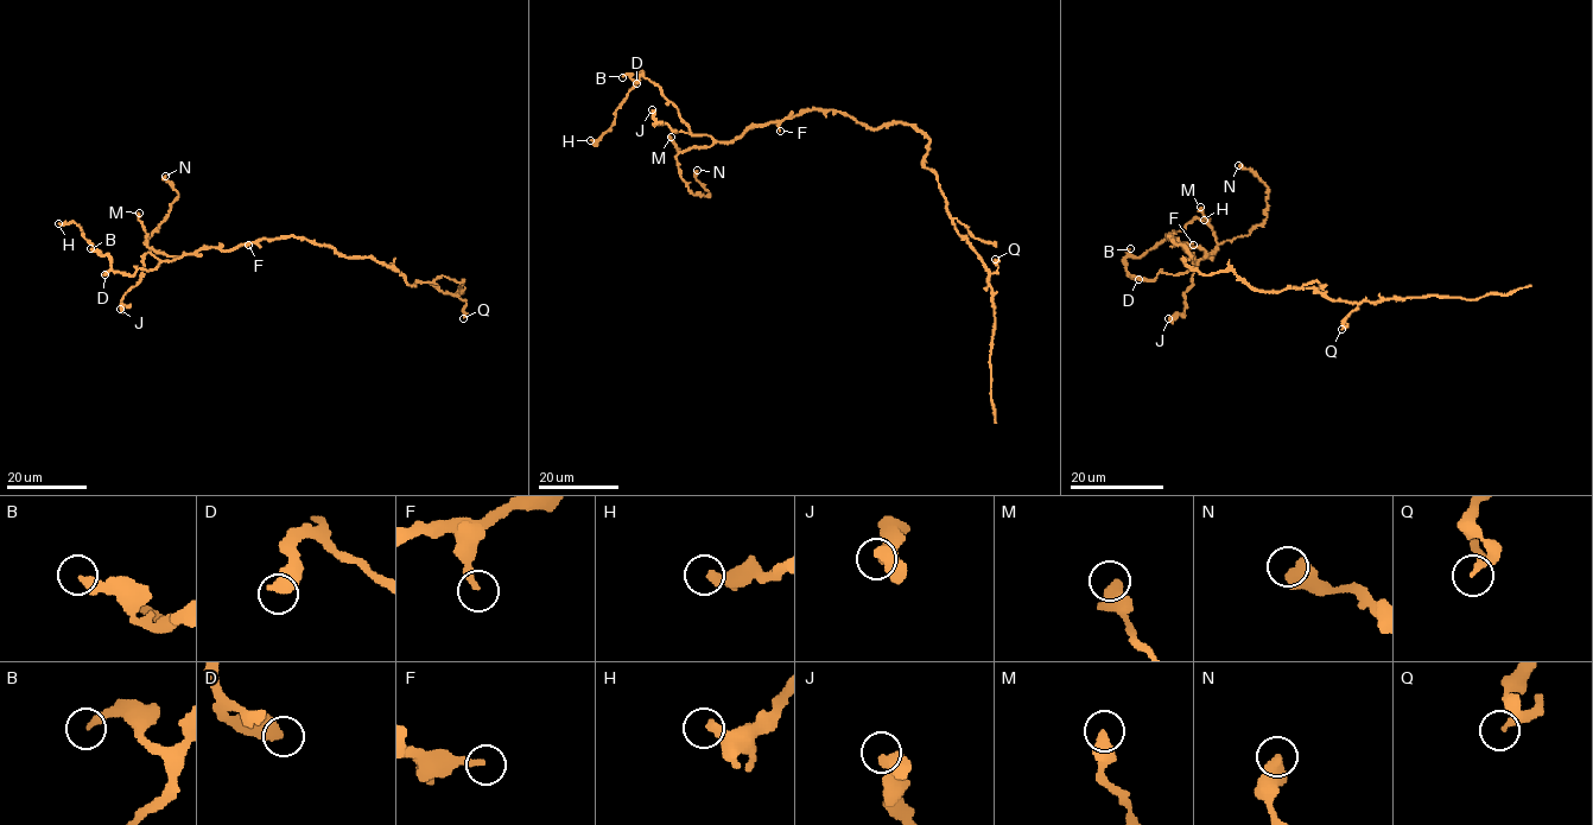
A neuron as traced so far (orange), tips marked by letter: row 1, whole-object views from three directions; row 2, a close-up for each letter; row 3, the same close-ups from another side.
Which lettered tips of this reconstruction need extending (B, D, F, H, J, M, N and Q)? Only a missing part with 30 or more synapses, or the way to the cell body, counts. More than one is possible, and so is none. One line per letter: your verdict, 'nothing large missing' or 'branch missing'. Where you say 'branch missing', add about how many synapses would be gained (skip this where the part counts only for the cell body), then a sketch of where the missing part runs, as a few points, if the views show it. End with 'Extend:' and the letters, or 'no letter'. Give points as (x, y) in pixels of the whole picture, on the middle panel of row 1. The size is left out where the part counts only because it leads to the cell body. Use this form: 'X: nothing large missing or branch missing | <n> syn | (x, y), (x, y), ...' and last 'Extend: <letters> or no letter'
B: nothing large missing
D: nothing large missing
F: nothing large missing
H: nothing large missing
J: nothing large missing
M: nothing large missing
N: nothing large missing
Q: nothing large missing
Extend: no letter

